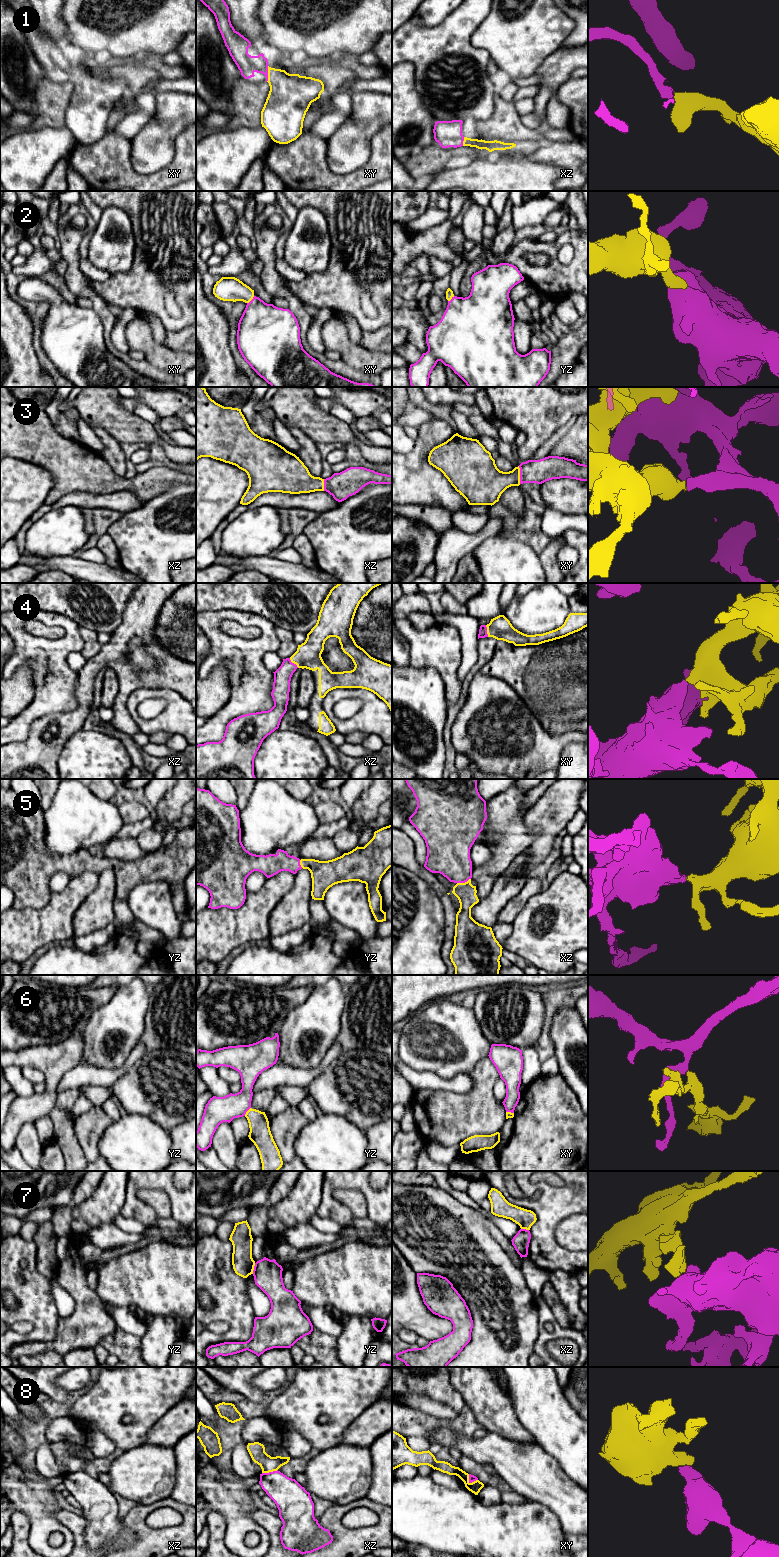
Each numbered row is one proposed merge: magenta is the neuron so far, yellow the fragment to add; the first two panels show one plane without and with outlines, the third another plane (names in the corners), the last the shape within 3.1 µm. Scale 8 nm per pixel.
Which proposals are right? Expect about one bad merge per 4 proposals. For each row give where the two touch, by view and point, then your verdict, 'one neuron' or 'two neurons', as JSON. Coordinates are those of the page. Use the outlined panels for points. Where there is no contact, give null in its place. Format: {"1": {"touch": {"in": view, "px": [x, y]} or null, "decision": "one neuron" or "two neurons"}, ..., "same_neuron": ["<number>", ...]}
{"1": {"touch": {"in": "xy", "px": [267, 74]}, "decision": "one neuron"}, "2": {"touch": {"in": "xy", "px": [251, 300]}, "decision": "one neuron"}, "3": {"touch": {"in": "xy", "px": [520, 475]}, "decision": "one neuron"}, "4": {"touch": {"in": "xz", "px": [293, 663]}, "decision": "one neuron"}, "5": {"touch": {"in": "xz", "px": [463, 882]}, "decision": "one neuron"}, "6": {"touch": {"in": "yz", "px": [247, 1110]}, "decision": "two neurons"}, "7": {"touch": {"in": "yz", "px": [254, 1268]}, "decision": "two neurons"}, "8": {"touch": {"in": "xz", "px": [269, 1472]}, "decision": "two neurons"}, "same_neuron": ["1", "2", "3", "4", "5"]}

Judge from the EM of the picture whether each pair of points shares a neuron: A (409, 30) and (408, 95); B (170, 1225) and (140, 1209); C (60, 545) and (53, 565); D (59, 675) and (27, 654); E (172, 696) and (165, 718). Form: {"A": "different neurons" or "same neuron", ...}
{"A": "different neurons", "B": "different neurons", "C": "different neurons", "D": "same neuron", "E": "same neuron"}

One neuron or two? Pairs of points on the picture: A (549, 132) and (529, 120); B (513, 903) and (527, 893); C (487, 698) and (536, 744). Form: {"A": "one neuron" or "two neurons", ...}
{"A": "two neurons", "B": "one neuron", "C": "one neuron"}

